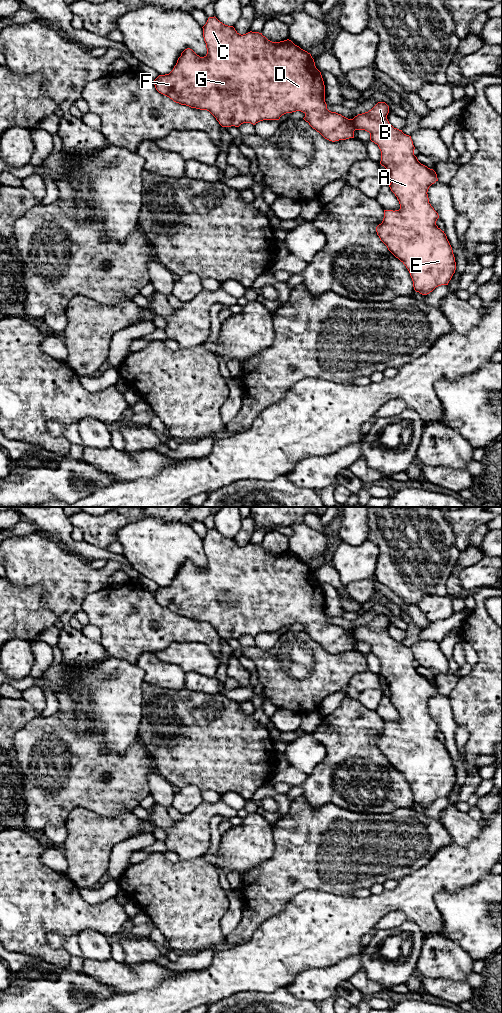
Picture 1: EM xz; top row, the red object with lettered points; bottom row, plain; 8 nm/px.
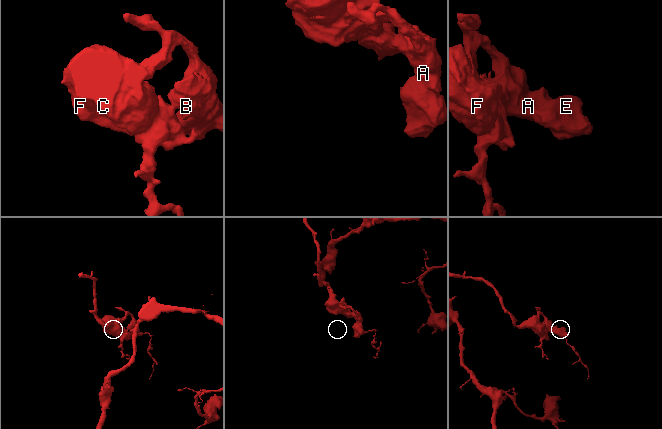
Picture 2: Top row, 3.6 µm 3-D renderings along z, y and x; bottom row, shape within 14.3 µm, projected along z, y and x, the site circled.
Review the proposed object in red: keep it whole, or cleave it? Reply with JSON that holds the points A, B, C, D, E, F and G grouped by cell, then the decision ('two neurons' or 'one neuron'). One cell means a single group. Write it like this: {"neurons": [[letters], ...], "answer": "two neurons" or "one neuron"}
{"neurons": [["A", "B", "C", "D", "E", "F", "G"]], "answer": "one neuron"}

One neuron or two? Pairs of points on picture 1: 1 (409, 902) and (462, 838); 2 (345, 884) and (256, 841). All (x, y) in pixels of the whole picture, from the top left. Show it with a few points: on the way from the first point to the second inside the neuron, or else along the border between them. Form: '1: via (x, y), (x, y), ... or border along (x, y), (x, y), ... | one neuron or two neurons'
1: border along (479, 834), (462, 846), (453, 842) | two neurons
2: border along (274, 827), (274, 852), (257, 866) | two neurons

